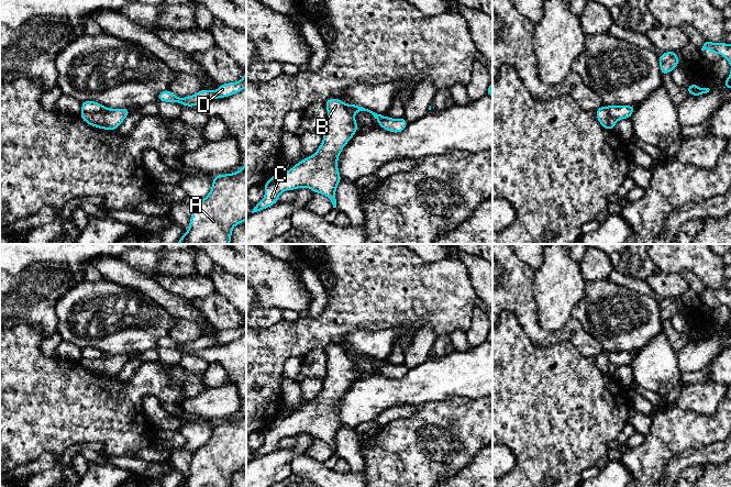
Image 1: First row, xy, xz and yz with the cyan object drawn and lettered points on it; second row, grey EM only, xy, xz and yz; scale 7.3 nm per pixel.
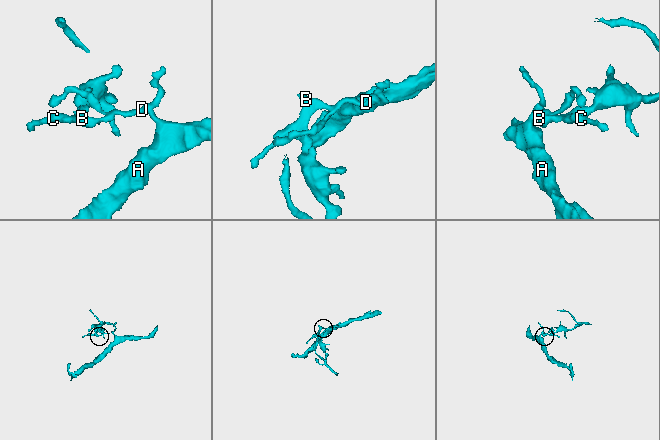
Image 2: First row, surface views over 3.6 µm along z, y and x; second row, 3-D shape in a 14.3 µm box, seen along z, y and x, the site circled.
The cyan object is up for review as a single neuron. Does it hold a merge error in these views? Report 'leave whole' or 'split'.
split

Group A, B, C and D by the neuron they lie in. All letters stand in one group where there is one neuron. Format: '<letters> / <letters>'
A D / B C

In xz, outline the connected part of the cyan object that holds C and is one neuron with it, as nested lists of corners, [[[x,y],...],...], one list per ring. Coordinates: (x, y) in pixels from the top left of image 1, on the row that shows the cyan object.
[[[329,98],[325,108],[328,119],[322,144],[312,156],[300,161],[291,169],[273,175],[264,185],[265,197],[255,204],[252,213],[277,203],[281,192],[302,187],[326,196],[336,208],[335,190],[342,180],[337,159],[343,147],[356,134],[358,124],[343,100]]]

